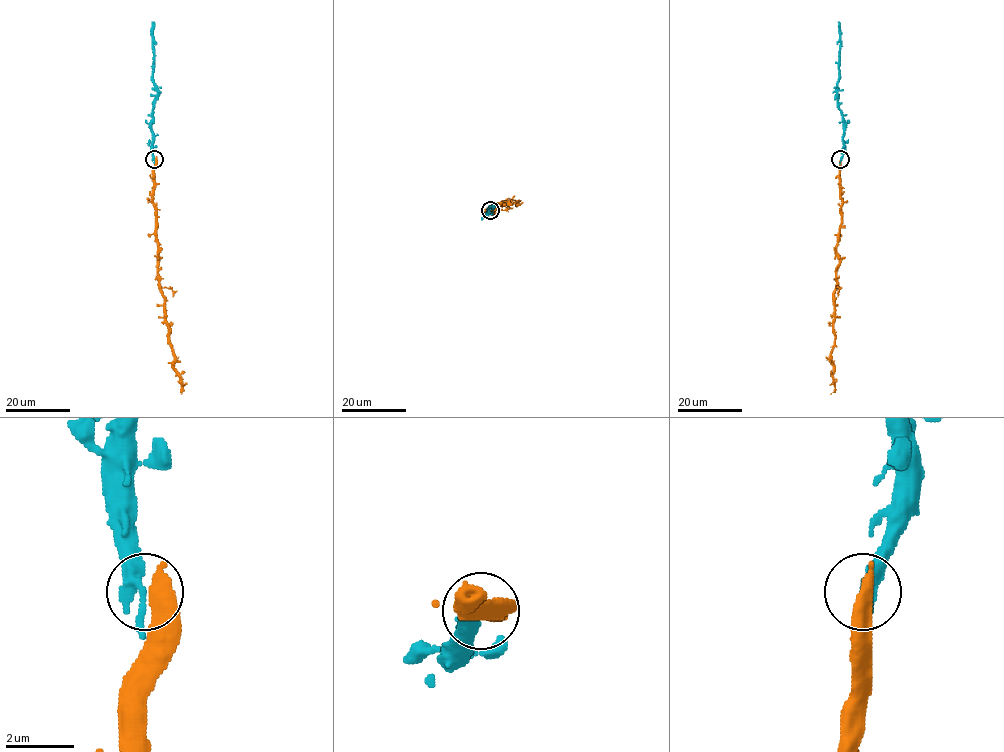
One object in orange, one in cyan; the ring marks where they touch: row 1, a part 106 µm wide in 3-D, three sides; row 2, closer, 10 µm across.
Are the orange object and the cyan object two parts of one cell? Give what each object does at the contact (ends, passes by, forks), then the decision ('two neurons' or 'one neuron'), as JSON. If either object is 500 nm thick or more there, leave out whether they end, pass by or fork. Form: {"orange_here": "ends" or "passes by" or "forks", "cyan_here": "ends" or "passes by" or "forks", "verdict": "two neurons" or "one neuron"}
{"verdict": "one neuron"}

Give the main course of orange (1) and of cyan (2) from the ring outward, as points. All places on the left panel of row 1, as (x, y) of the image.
1: (155, 159), (153, 206), (156, 218), (158, 288), (163, 295), (164, 322), (181, 394)
2: (154, 159), (152, 119), (156, 95), (152, 22)

